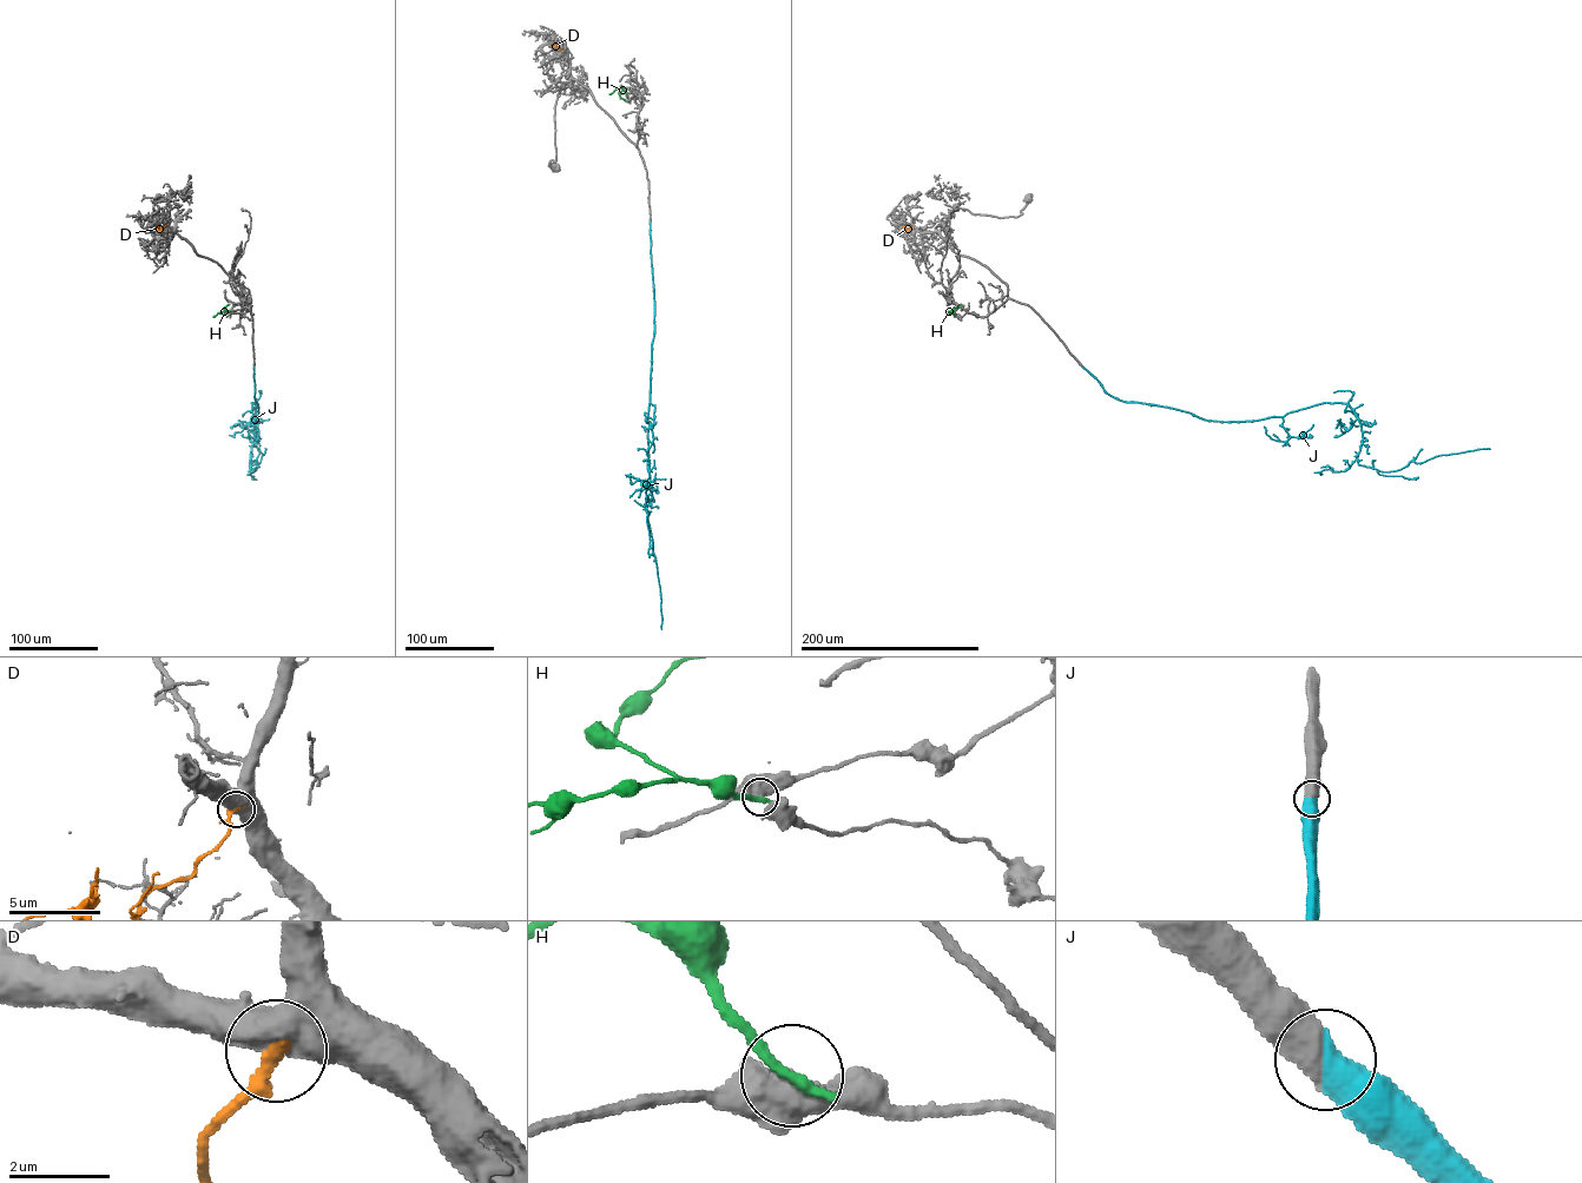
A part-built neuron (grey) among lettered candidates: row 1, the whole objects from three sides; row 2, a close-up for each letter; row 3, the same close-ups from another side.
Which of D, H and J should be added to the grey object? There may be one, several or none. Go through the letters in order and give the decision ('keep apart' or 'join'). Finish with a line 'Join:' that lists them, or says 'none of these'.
D: keep apart
H: keep apart
J: join
Join: J

